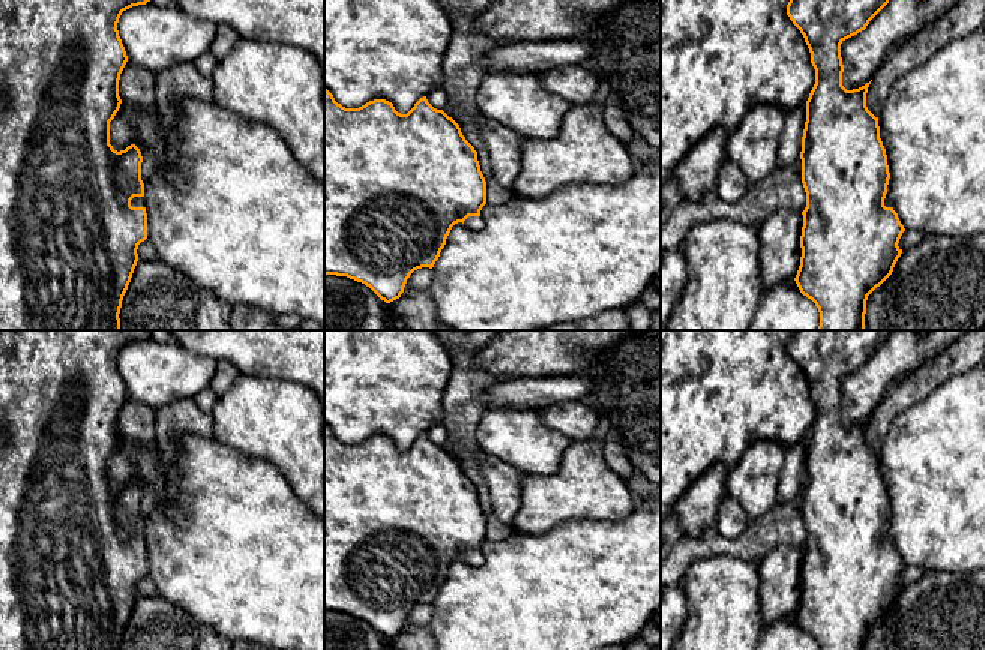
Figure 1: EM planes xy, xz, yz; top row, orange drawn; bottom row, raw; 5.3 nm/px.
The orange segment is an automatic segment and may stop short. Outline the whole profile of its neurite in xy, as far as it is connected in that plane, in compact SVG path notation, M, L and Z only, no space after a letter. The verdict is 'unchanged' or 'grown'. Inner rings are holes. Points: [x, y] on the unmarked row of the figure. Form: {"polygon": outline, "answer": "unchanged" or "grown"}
{"polygon": "M0 330L0 650L120 650L122 636L138 597L138 581L147 575L147 549L144 519L141 516L143 492L135 480L114 486L110 480L110 458L120 444L120 410L128 392L119 372L117 359L123 347L146 341L152 330Z", "answer": "grown"}

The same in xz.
{"polygon": "M324 425L324 611L347 612L362 618L381 636L390 639L401 633L407 615L414 606L434 603L455 560L462 558L471 566L485 563L480 552L480 546L485 540L486 518L480 507L477 488L462 471L459 461L443 446L434 444L426 432L420 434L407 450L401 450L395 446L393 440L386 435L374 435L359 444L345 444Z", "answer": "grown"}

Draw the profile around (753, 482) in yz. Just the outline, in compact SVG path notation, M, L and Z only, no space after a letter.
M758 440L737 465L728 468L725 494L743 506L749 519L761 518L776 504L785 455L785 446Z

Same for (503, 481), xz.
M482 453L479 468L486 480L491 507L499 521L512 525L521 504L520 483L523 474L502 459Z

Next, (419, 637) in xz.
M428 626L404 627L390 638L390 650L435 650L434 635Z

